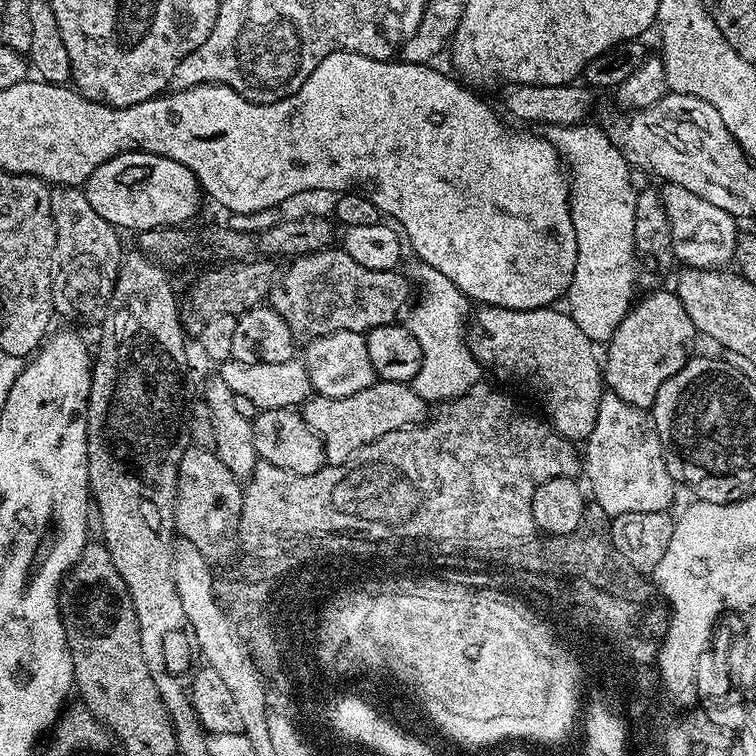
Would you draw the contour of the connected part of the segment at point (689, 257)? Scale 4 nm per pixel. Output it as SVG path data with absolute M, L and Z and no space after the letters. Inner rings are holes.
M664 184L662 195L672 227L674 254L681 265L720 270L733 263L732 255L736 249L738 235L737 217L714 206L714 202L706 202L706 198L698 194L690 194L690 190L677 184Z

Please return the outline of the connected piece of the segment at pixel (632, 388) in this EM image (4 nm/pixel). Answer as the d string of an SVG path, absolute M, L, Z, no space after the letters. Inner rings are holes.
M652 290L645 300L640 300L631 305L628 313L622 318L622 322L618 326L618 330L614 330L614 334L606 341L606 348L608 348L608 361L605 359L602 364L602 380L606 385L607 391L614 393L618 398L622 398L622 402L626 402L635 408L643 408L645 410L651 409L652 403L658 398L658 390L662 390L662 382L666 382L670 378L674 378L674 374L678 374L678 370L682 370L682 366L686 366L690 359L688 347L692 344L692 339L697 339L698 333L694 322L690 322L690 314L686 314L686 306L682 306L682 302L676 297L675 291L668 290L668 292L656 292L660 290Z

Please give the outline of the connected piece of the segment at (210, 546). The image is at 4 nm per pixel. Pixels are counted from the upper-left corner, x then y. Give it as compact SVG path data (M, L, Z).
M189 446L186 454L182 454L182 462L178 464L178 490L176 491L176 527L175 531L185 540L189 540L194 547L210 562L224 560L227 556L236 556L238 552L238 533L240 531L240 508L244 505L244 494L241 481L230 470L226 470L226 462L222 462L210 448L198 448Z

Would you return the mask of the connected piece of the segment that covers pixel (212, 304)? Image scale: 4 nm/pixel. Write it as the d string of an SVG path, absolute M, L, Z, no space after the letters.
M248 258L235 262L224 262L192 288L192 297L181 307L180 319L185 333L198 334L210 318L218 314L241 316L246 310L261 307L272 295L272 285L278 279L278 268L268 258Z

